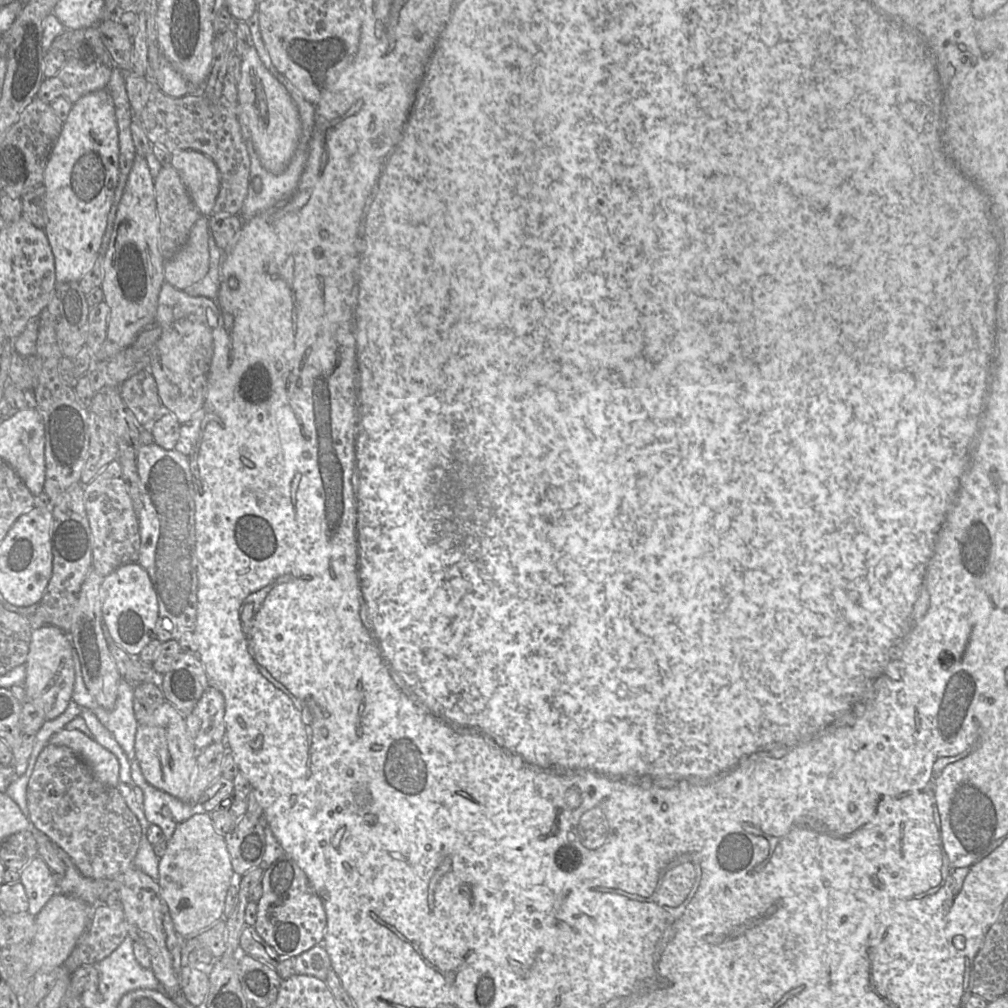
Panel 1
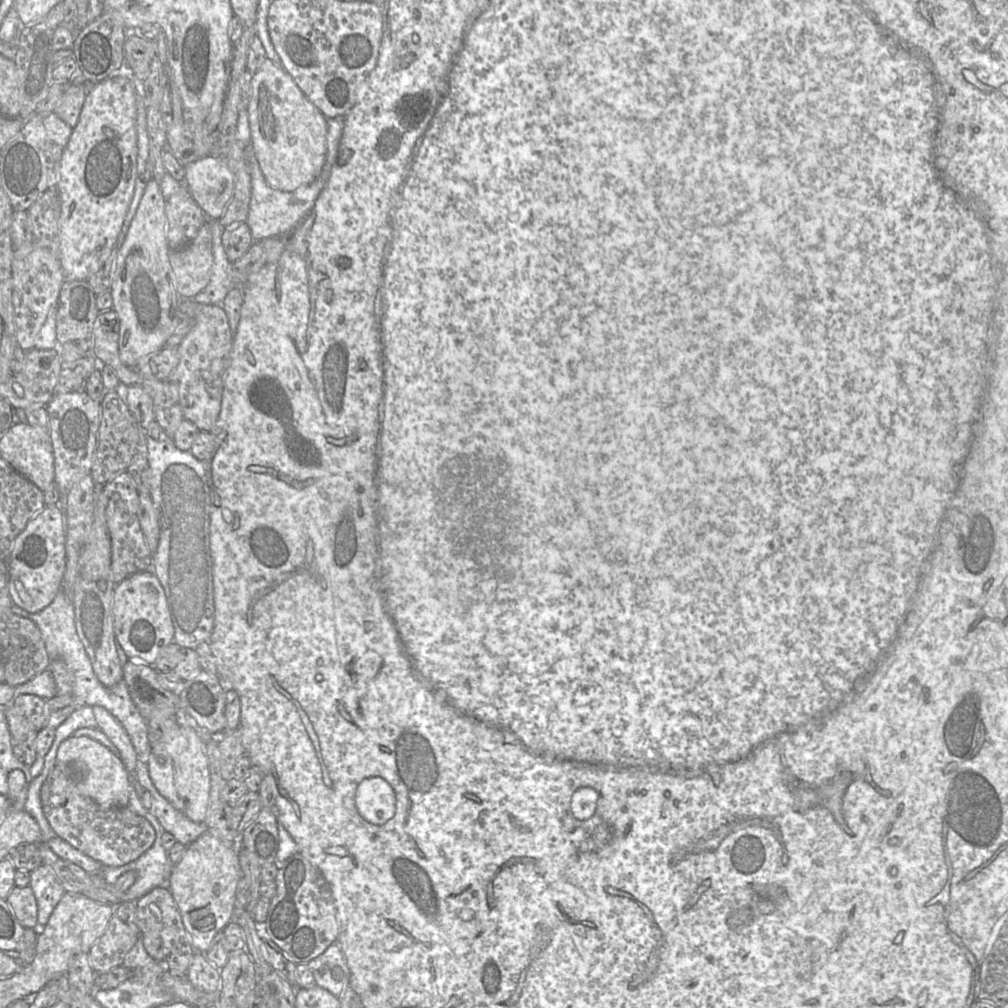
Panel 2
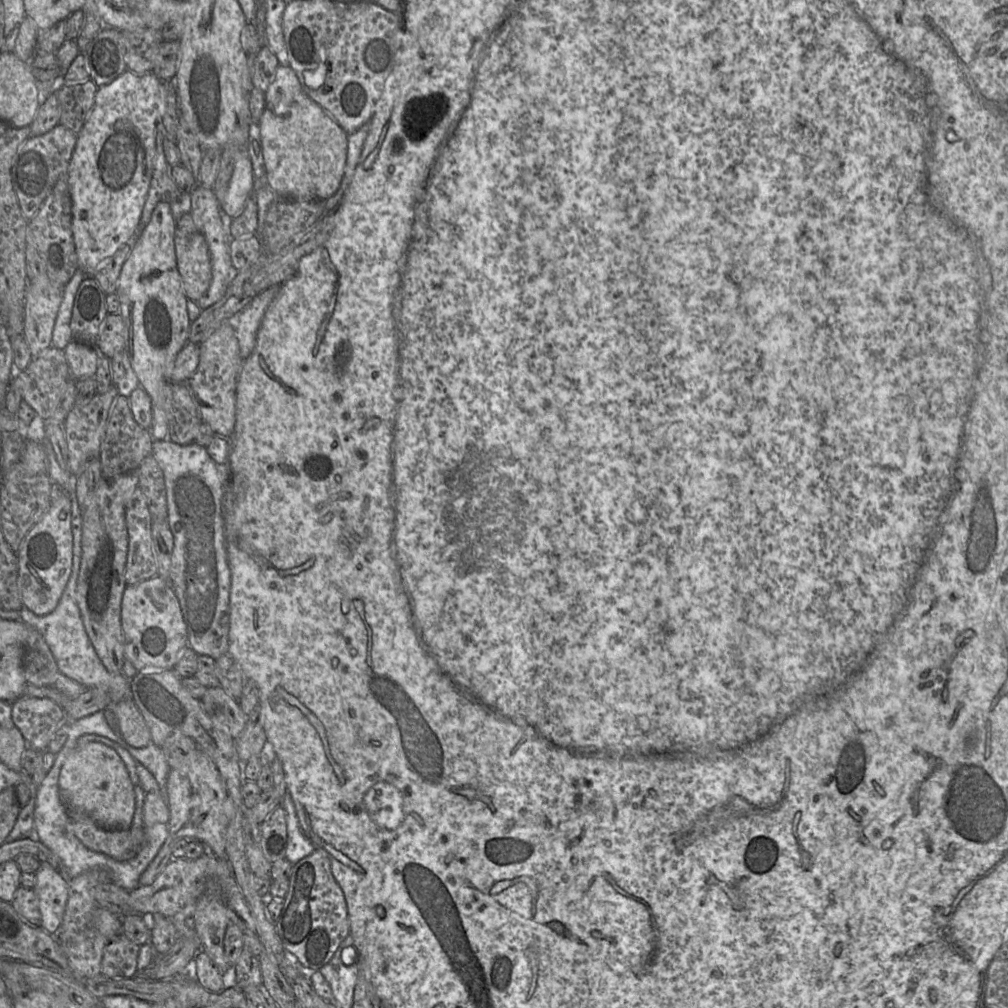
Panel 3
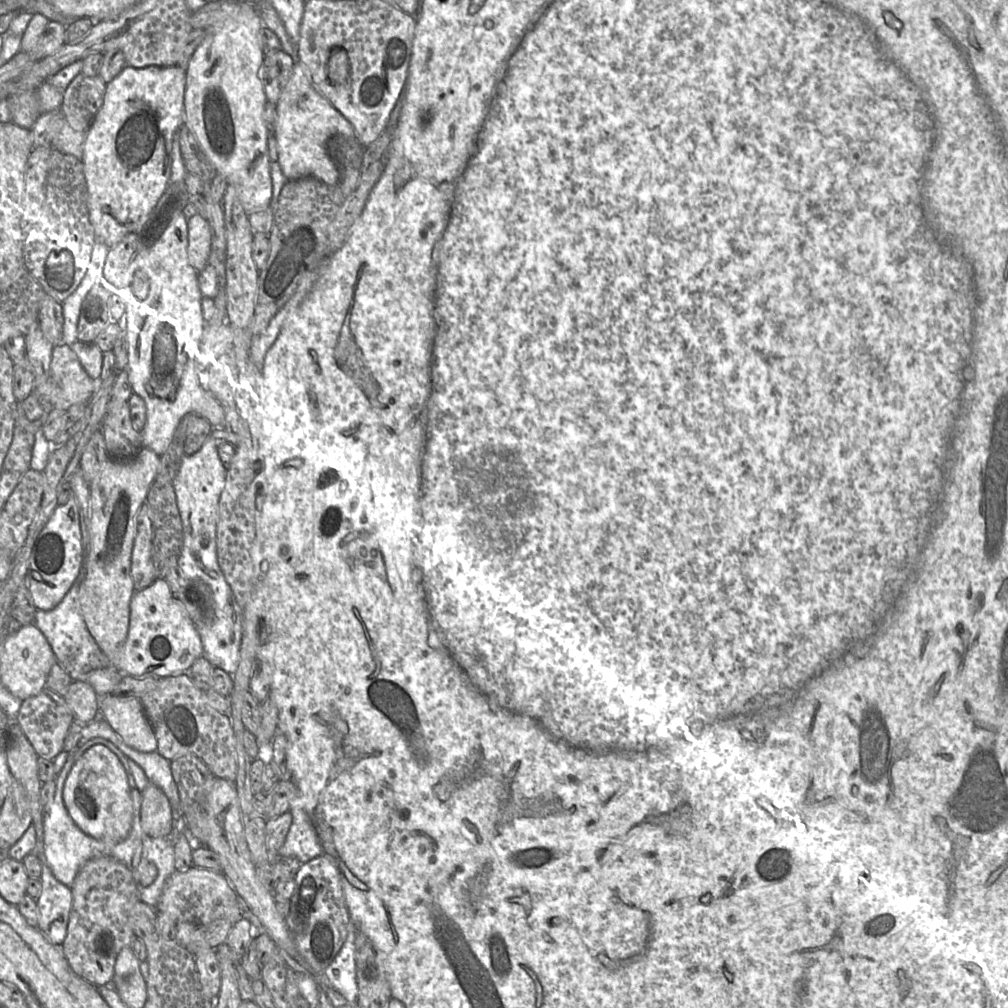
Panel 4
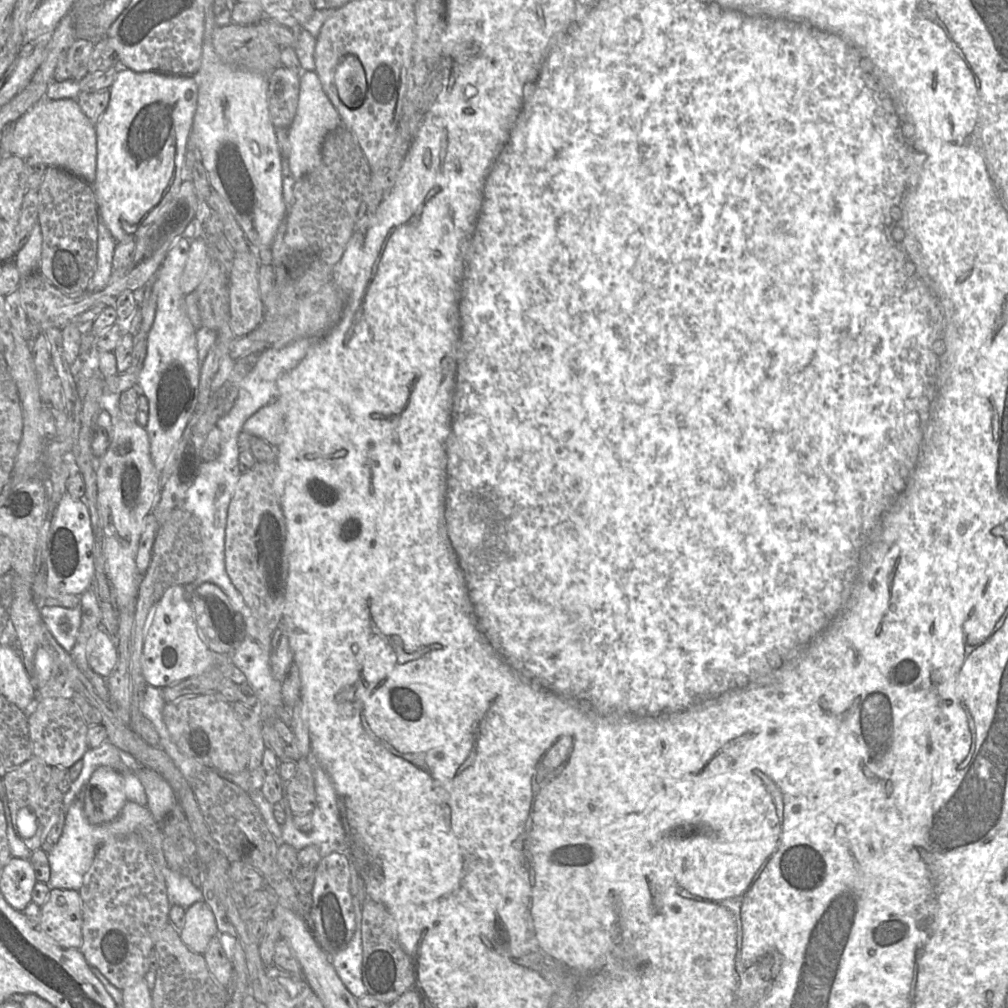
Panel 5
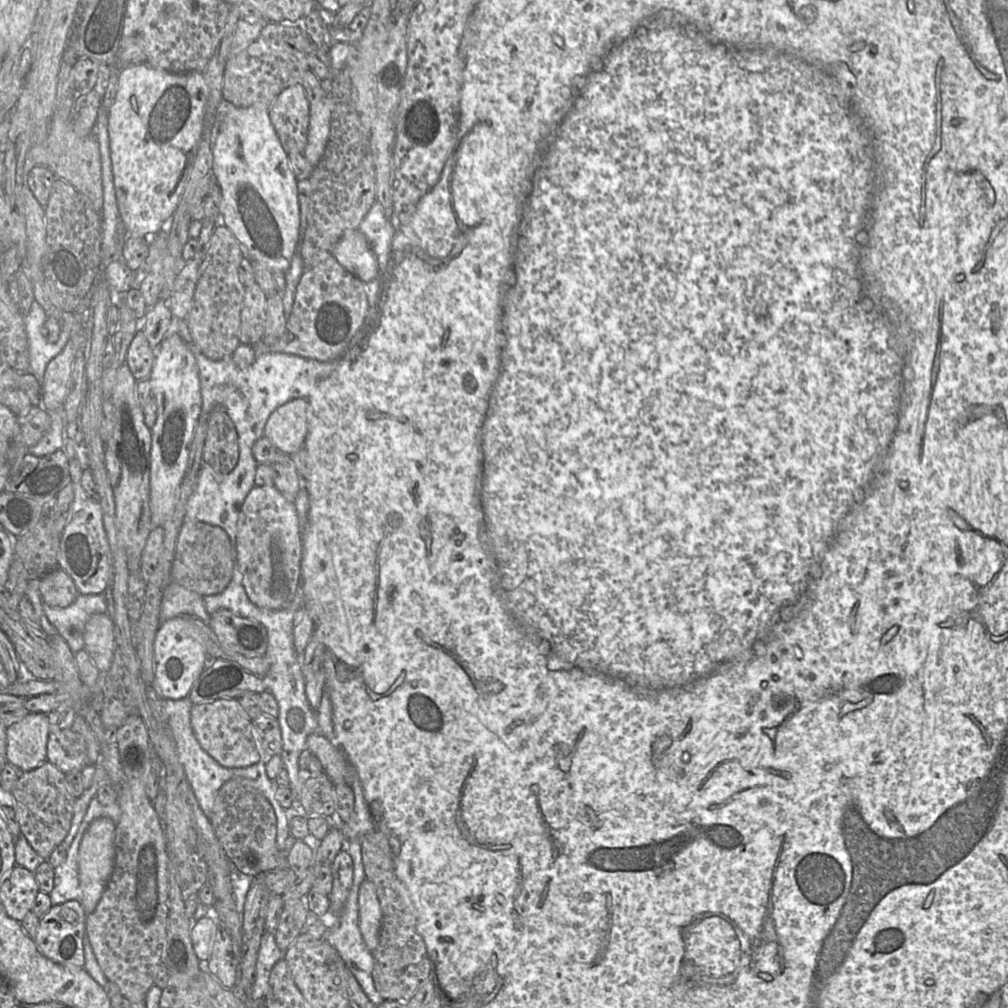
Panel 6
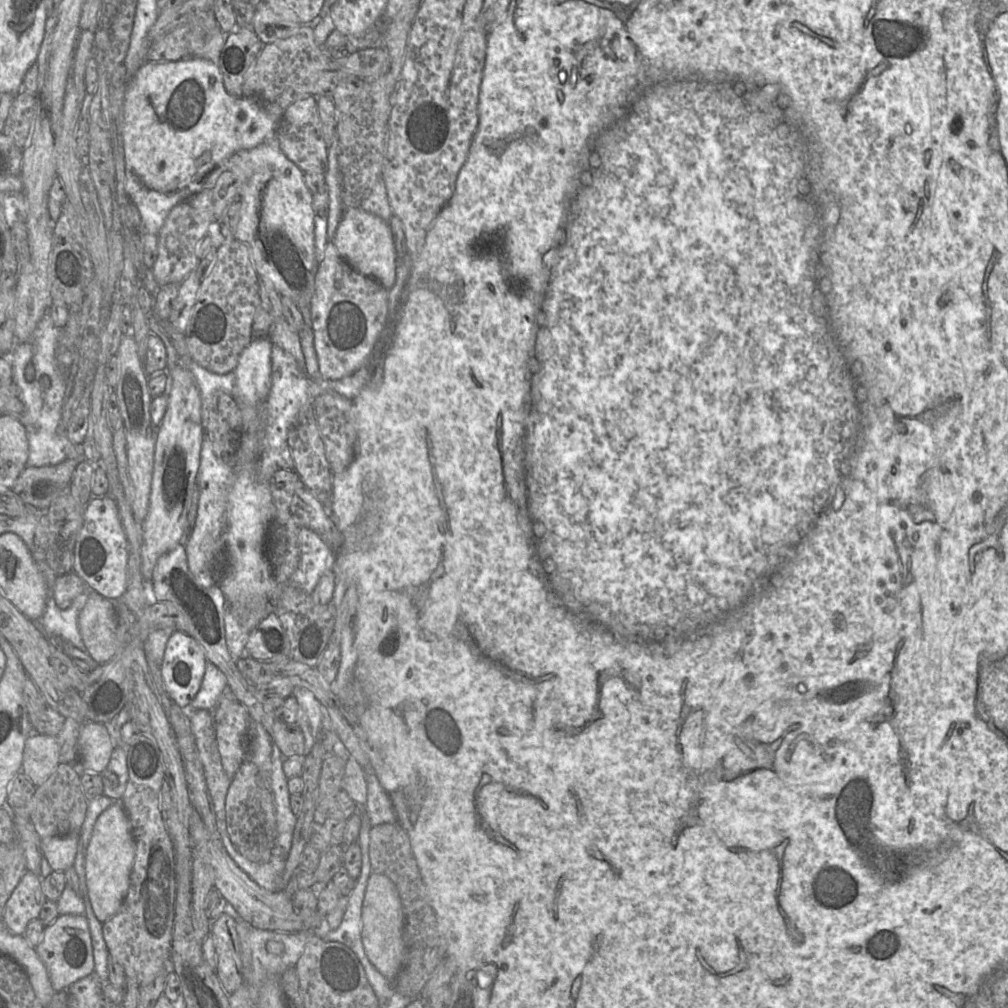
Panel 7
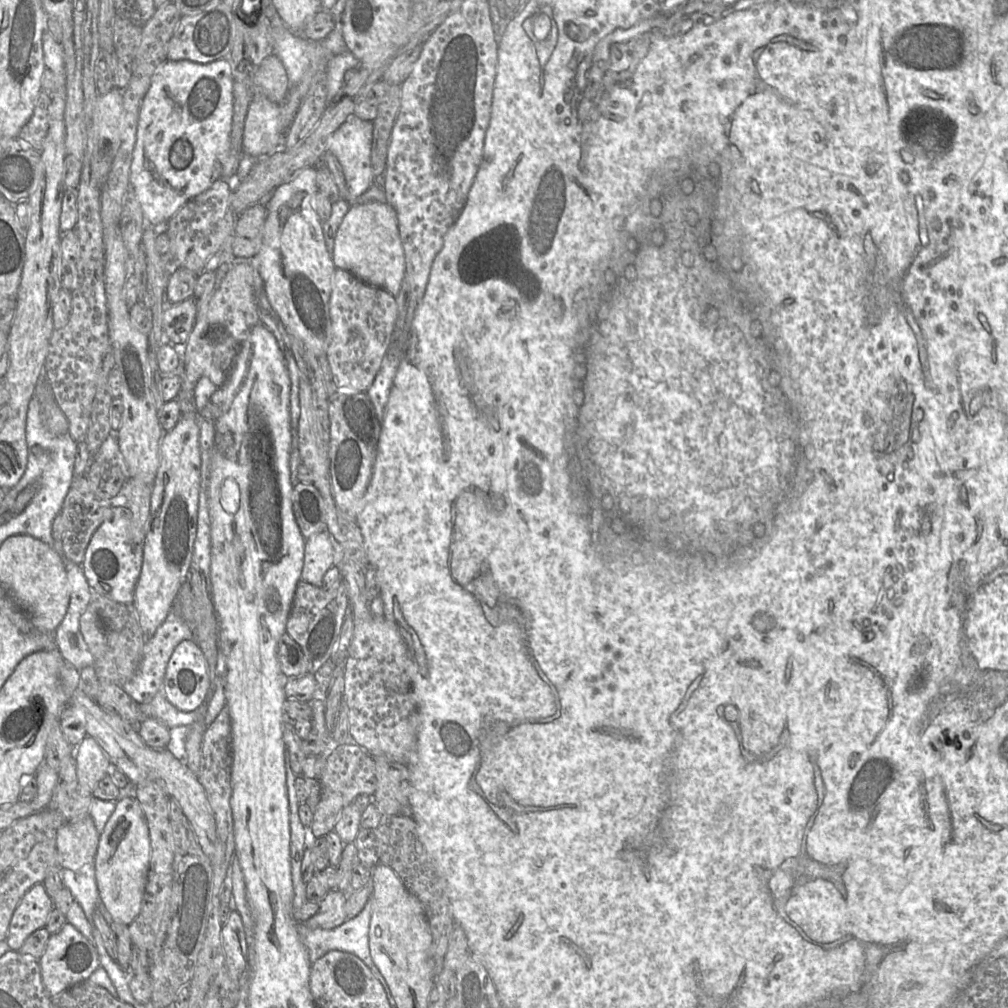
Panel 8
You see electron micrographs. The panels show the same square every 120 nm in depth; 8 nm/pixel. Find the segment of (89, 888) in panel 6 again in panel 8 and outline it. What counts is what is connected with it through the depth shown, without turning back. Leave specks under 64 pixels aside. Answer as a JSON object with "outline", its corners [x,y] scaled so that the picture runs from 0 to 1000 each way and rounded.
{"outline":[[[133,791],[118,793],[98,828],[92,853],[99,895],[113,915],[128,918],[138,907],[146,874],[149,846],[148,824],[139,797]]]}

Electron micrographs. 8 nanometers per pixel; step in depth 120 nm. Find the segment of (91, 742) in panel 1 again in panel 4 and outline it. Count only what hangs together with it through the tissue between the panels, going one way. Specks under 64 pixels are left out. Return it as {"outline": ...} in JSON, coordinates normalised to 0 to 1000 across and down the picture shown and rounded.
{"outline":[[[95,738],[76,753],[68,765],[63,782],[65,803],[85,827],[103,834],[119,834],[126,830],[132,815],[130,783],[123,761],[107,741]]]}

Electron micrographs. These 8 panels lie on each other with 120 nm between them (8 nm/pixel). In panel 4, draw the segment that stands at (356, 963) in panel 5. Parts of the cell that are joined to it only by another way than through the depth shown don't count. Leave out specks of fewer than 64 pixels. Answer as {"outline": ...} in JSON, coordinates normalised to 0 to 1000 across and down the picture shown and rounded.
{"outline":[[[348,912],[347,924],[339,940],[319,965],[325,976],[333,980],[347,995],[354,995],[355,992],[353,932],[354,917]]]}

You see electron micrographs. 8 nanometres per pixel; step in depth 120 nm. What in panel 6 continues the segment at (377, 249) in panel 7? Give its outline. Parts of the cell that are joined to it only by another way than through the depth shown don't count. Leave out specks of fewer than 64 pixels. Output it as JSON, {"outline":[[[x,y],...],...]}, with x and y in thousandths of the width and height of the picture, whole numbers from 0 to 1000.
{"outline":[[[355,228],[343,229],[330,247],[334,259],[361,280],[375,278],[378,267],[363,235]]]}

